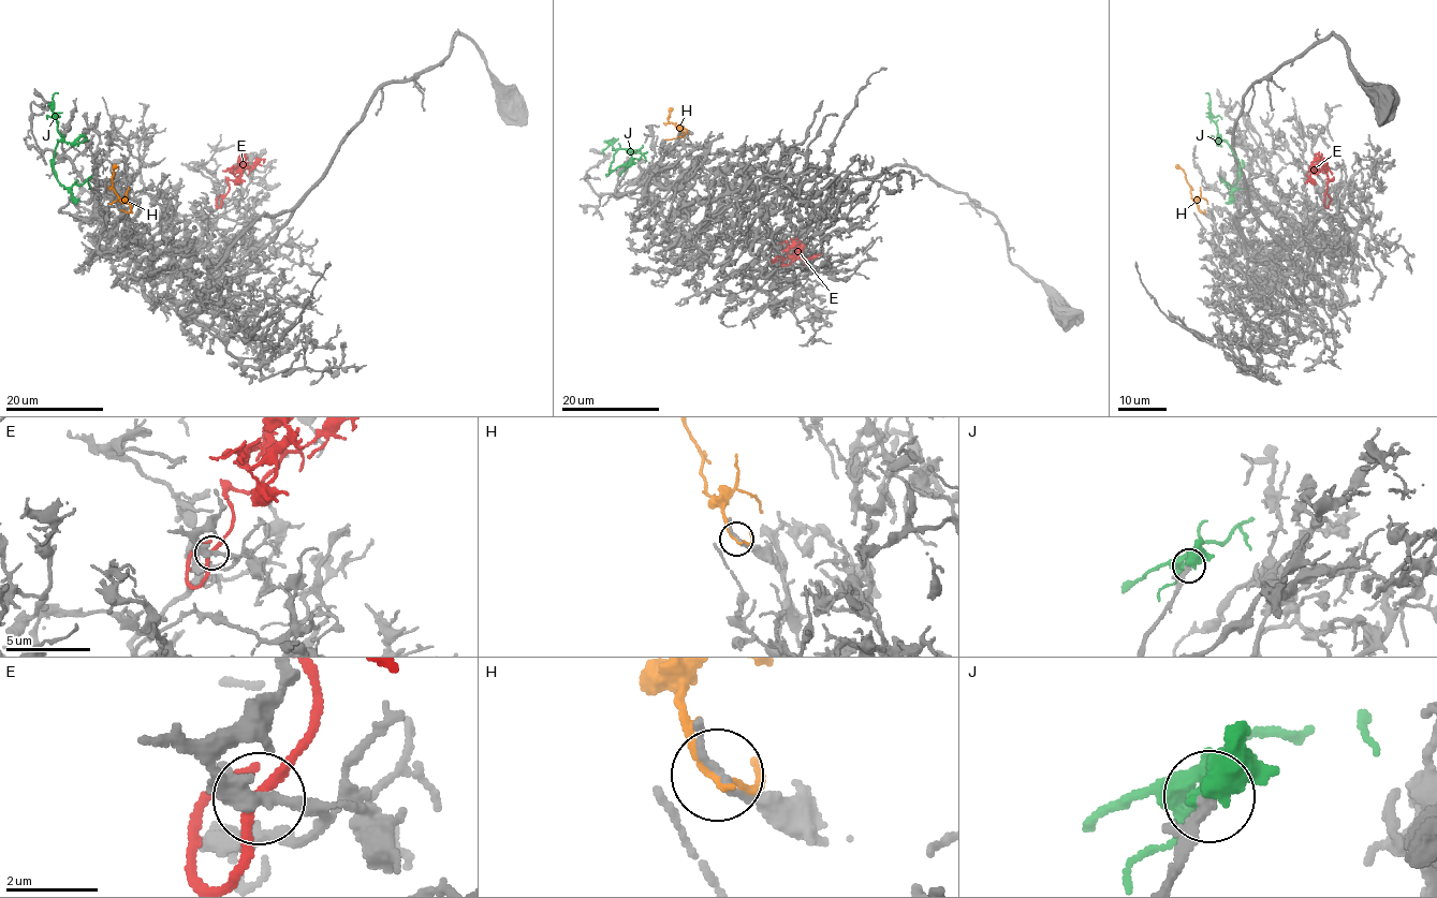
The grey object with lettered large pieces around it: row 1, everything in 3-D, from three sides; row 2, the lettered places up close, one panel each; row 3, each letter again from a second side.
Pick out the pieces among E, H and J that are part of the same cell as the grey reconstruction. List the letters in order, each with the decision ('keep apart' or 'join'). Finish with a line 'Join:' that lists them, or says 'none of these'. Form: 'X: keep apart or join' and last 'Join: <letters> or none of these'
E: keep apart
H: keep apart
J: join
Join: J

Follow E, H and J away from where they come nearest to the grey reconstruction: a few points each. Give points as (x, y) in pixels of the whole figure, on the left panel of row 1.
E: (223, 197), (230, 183), (226, 181), (234, 180), (243, 170), (222, 171)
H: (130, 210), (130, 206), (118, 197), (112, 187), (113, 168), (117, 164)
J: (73, 199), (57, 179), (54, 159), (55, 146), (62, 137), (53, 111), (53, 97), (58, 93)

